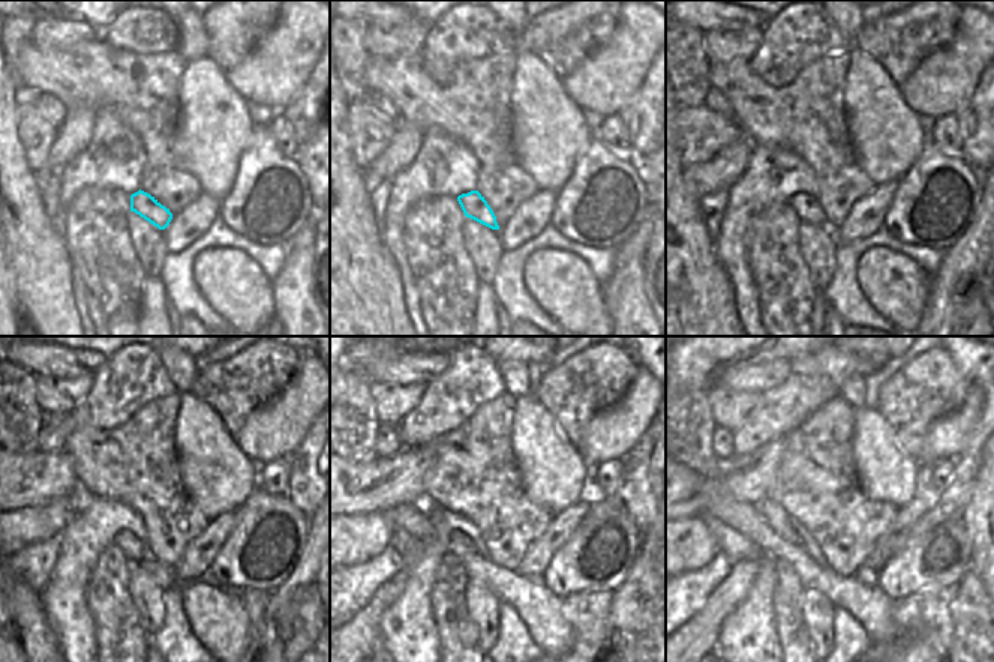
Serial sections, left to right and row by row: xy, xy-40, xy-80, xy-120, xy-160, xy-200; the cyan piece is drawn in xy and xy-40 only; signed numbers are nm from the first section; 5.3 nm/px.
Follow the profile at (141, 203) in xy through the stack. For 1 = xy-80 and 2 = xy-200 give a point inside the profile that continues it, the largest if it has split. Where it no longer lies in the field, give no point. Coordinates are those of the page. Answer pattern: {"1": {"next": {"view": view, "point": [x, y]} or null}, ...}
{"1": {"next": {"view": "xy-80", "point": [807, 207]}}, "2": {"next": {"view": "xy-200", "point": [778, 520]}}}

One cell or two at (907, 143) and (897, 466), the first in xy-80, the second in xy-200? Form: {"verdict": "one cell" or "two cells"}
{"verdict": "one cell"}

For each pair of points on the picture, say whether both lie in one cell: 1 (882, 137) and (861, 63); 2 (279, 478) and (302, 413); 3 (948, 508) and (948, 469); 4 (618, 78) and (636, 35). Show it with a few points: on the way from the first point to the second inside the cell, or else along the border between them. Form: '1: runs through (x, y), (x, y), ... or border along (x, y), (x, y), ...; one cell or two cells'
1: runs through (877, 119), (865, 81); one cell
2: border along (285, 457), (270, 460), (266, 464); two cells
3: border along (955, 458), (955, 473), (937, 497); two cells
4: runs through (618, 68), (633, 45); one cell

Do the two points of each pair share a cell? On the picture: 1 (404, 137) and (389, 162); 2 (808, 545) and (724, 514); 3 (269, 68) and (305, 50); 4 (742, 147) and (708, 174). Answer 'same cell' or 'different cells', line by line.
1: same cell
2: different cells
3: same cell
4: same cell

